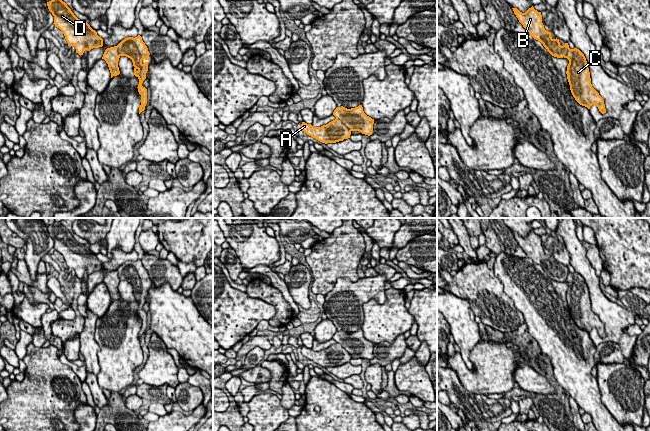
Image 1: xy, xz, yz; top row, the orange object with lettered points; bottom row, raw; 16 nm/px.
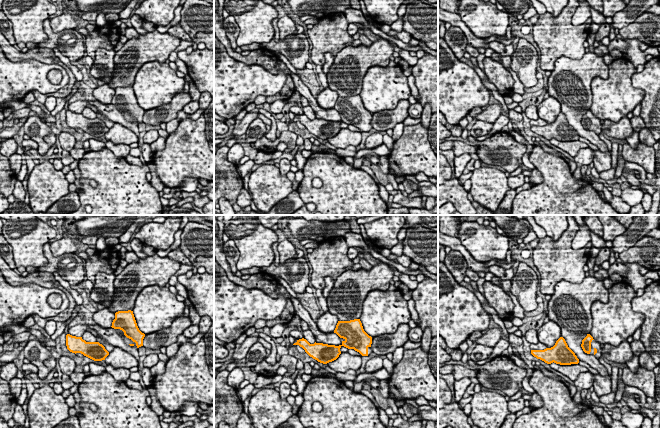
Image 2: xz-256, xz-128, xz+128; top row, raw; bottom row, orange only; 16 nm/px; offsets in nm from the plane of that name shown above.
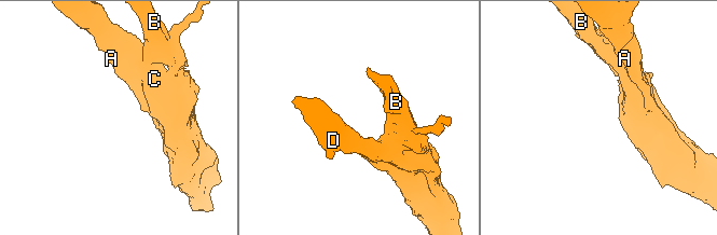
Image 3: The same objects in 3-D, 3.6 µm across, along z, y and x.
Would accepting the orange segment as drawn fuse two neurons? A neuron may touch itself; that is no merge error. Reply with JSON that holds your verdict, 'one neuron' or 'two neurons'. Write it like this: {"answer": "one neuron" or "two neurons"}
{"answer": "one neuron"}

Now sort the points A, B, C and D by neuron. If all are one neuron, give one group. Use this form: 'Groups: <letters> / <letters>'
Groups: A B C D

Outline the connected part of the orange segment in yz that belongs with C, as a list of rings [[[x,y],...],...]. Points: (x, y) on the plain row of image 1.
[[[532,230],[525,237],[512,232],[519,246],[534,263],[540,265],[547,275],[554,281],[567,282],[567,303],[575,324],[582,330],[590,331],[595,328],[599,335],[606,337],[603,322],[592,311],[588,287],[584,278],[577,272],[570,273],[568,267],[560,269],[559,263],[553,263],[551,256],[545,254],[541,236]]]

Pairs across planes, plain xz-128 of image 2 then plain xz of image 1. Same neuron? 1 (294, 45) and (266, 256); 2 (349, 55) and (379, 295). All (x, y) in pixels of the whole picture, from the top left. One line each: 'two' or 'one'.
1: two
2: one

